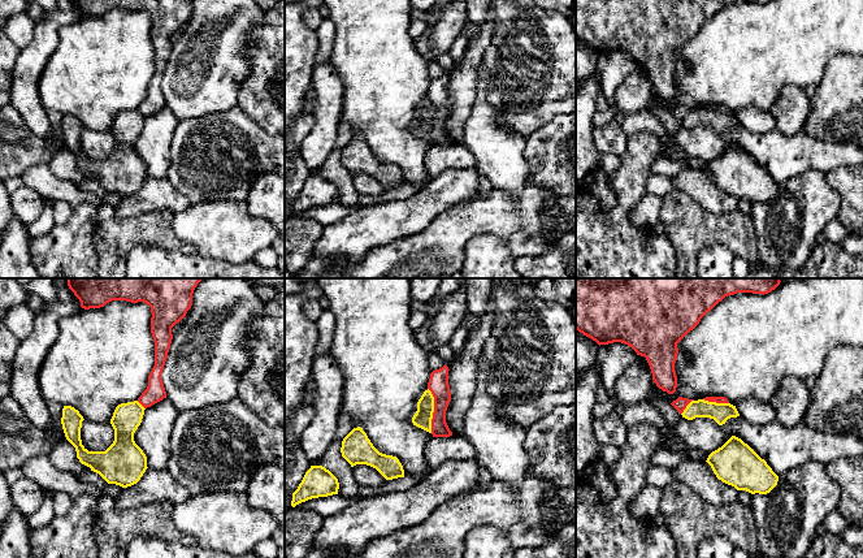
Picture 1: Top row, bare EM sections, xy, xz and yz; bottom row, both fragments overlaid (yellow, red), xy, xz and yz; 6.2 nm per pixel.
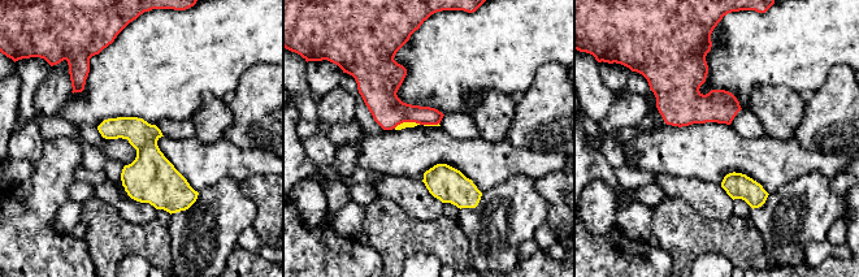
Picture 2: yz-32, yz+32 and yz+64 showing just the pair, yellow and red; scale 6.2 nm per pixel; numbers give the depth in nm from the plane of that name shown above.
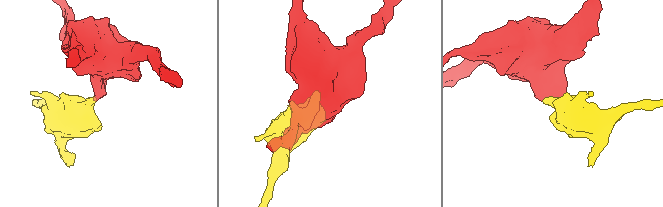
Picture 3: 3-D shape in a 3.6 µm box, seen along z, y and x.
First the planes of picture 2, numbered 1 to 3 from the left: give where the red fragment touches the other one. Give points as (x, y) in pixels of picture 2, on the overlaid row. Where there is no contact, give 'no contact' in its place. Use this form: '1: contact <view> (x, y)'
1: no contact
2: contact yz+32 (407, 122)
3: no contact

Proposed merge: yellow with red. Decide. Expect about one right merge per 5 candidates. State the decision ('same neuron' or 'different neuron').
different neuron

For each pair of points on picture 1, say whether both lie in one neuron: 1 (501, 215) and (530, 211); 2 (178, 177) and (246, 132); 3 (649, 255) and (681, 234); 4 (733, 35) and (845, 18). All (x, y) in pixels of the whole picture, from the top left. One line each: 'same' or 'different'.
1: same
2: same
3: different
4: same

